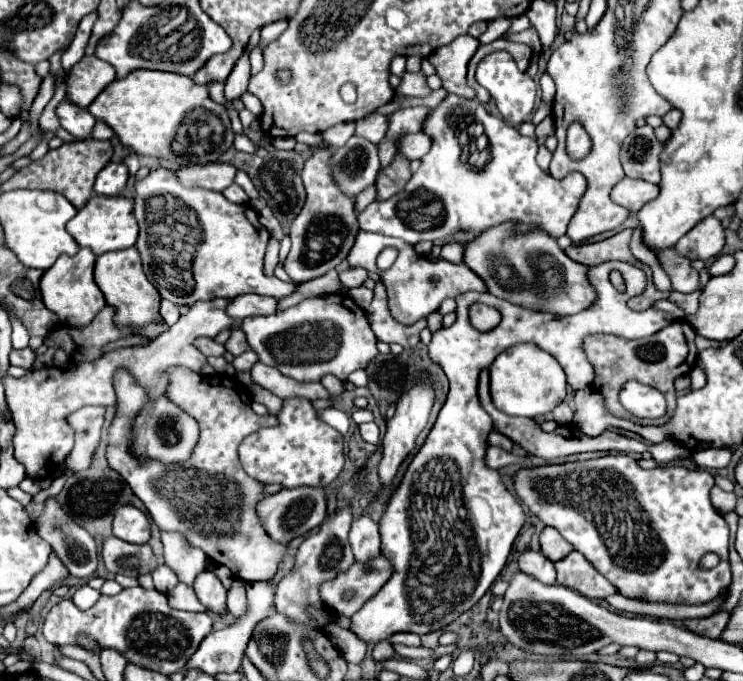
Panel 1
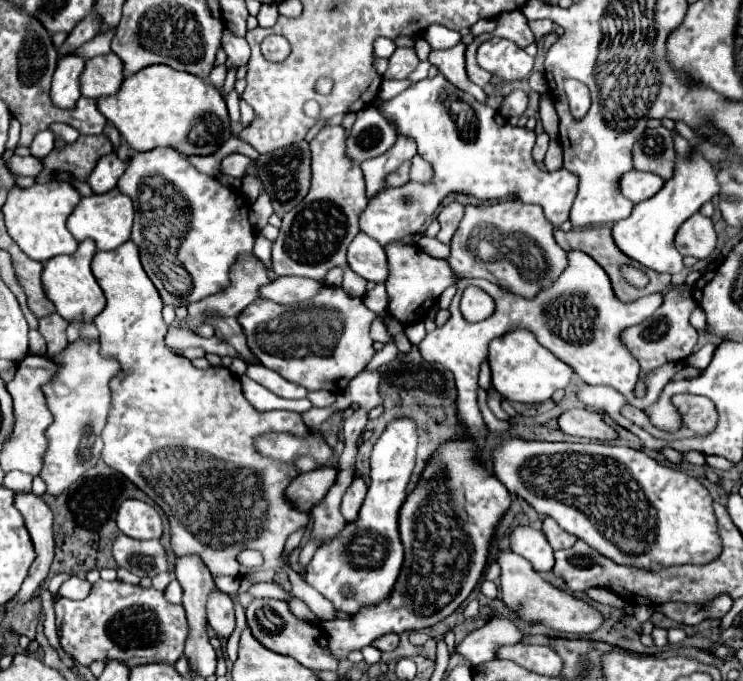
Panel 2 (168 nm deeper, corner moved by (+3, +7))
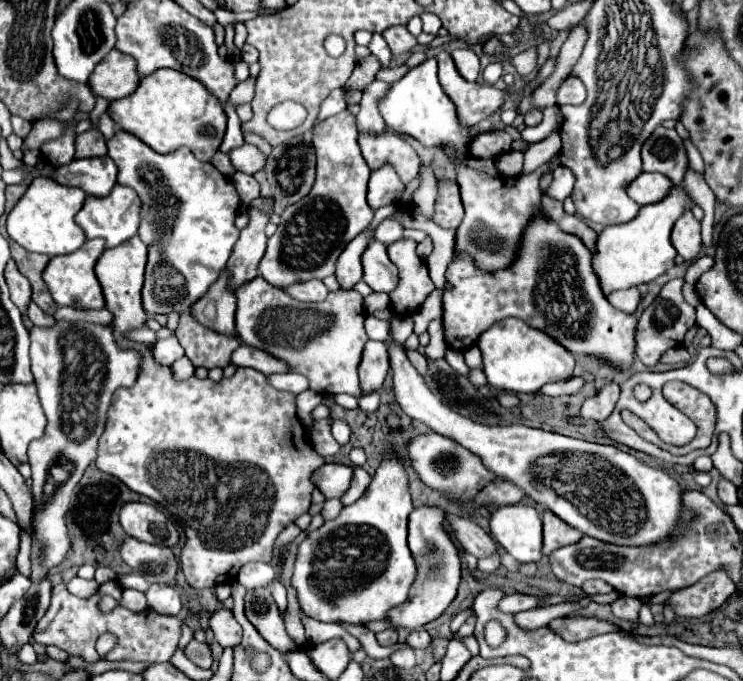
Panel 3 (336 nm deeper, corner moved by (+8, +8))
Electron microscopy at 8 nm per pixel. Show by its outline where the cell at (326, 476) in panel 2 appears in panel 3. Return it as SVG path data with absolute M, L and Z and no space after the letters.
M324 463L316 473L312 473L312 483L328 497L342 497L344 491L350 487L352 467L338 465L338 463Z

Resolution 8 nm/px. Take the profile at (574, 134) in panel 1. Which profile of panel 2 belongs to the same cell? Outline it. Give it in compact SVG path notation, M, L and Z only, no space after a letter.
M565 80L565 92L567 92L569 106L571 106L571 114L575 118L583 118L591 106L589 88L579 80Z

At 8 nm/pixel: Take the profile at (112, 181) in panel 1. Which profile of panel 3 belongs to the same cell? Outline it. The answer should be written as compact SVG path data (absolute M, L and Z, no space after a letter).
M92 157L92 159L76 159L62 167L36 165L44 177L54 175L54 179L62 185L80 187L86 195L108 195L116 185L116 163L106 157Z

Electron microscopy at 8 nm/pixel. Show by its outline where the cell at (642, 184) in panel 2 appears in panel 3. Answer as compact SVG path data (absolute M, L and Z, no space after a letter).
M640 173L632 185L628 185L628 197L632 197L638 205L656 203L670 191L672 181L660 173Z

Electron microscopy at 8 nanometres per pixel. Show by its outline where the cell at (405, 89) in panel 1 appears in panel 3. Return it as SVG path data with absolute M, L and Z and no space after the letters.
M404 25L386 29L384 31L384 39L386 39L386 43L388 43L394 59L402 59L404 55L408 55L418 45L416 37L412 37Z

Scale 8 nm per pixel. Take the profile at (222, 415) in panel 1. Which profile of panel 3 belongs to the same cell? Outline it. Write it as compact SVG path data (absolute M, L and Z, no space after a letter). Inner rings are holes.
M132 237L114 249L106 249L100 255L100 261L96 261L96 277L104 289L106 309L114 315L112 331L116 343L122 349L136 349L144 357L136 385L132 385L132 389L118 389L116 397L112 397L106 429L98 445L96 467L118 477L132 491L148 495L156 503L164 503L162 507L172 515L172 519L182 523L180 527L186 535L186 543L180 551L180 567L188 585L194 589L214 589L216 583L234 581L238 569L246 563L270 563L272 545L278 533L288 523L308 513L310 495L314 491L310 475L314 469L324 465L324 459L314 453L310 443L306 443L304 425L296 417L296 397L272 389L264 373L238 367L230 379L224 377L222 381L198 379L196 375L176 381L170 367L156 363L152 345L128 339L130 331L146 327L146 321L150 319L150 315L144 313L140 297L144 265L146 245L140 237ZM180 449L196 451L200 455L160 455L164 451Z

